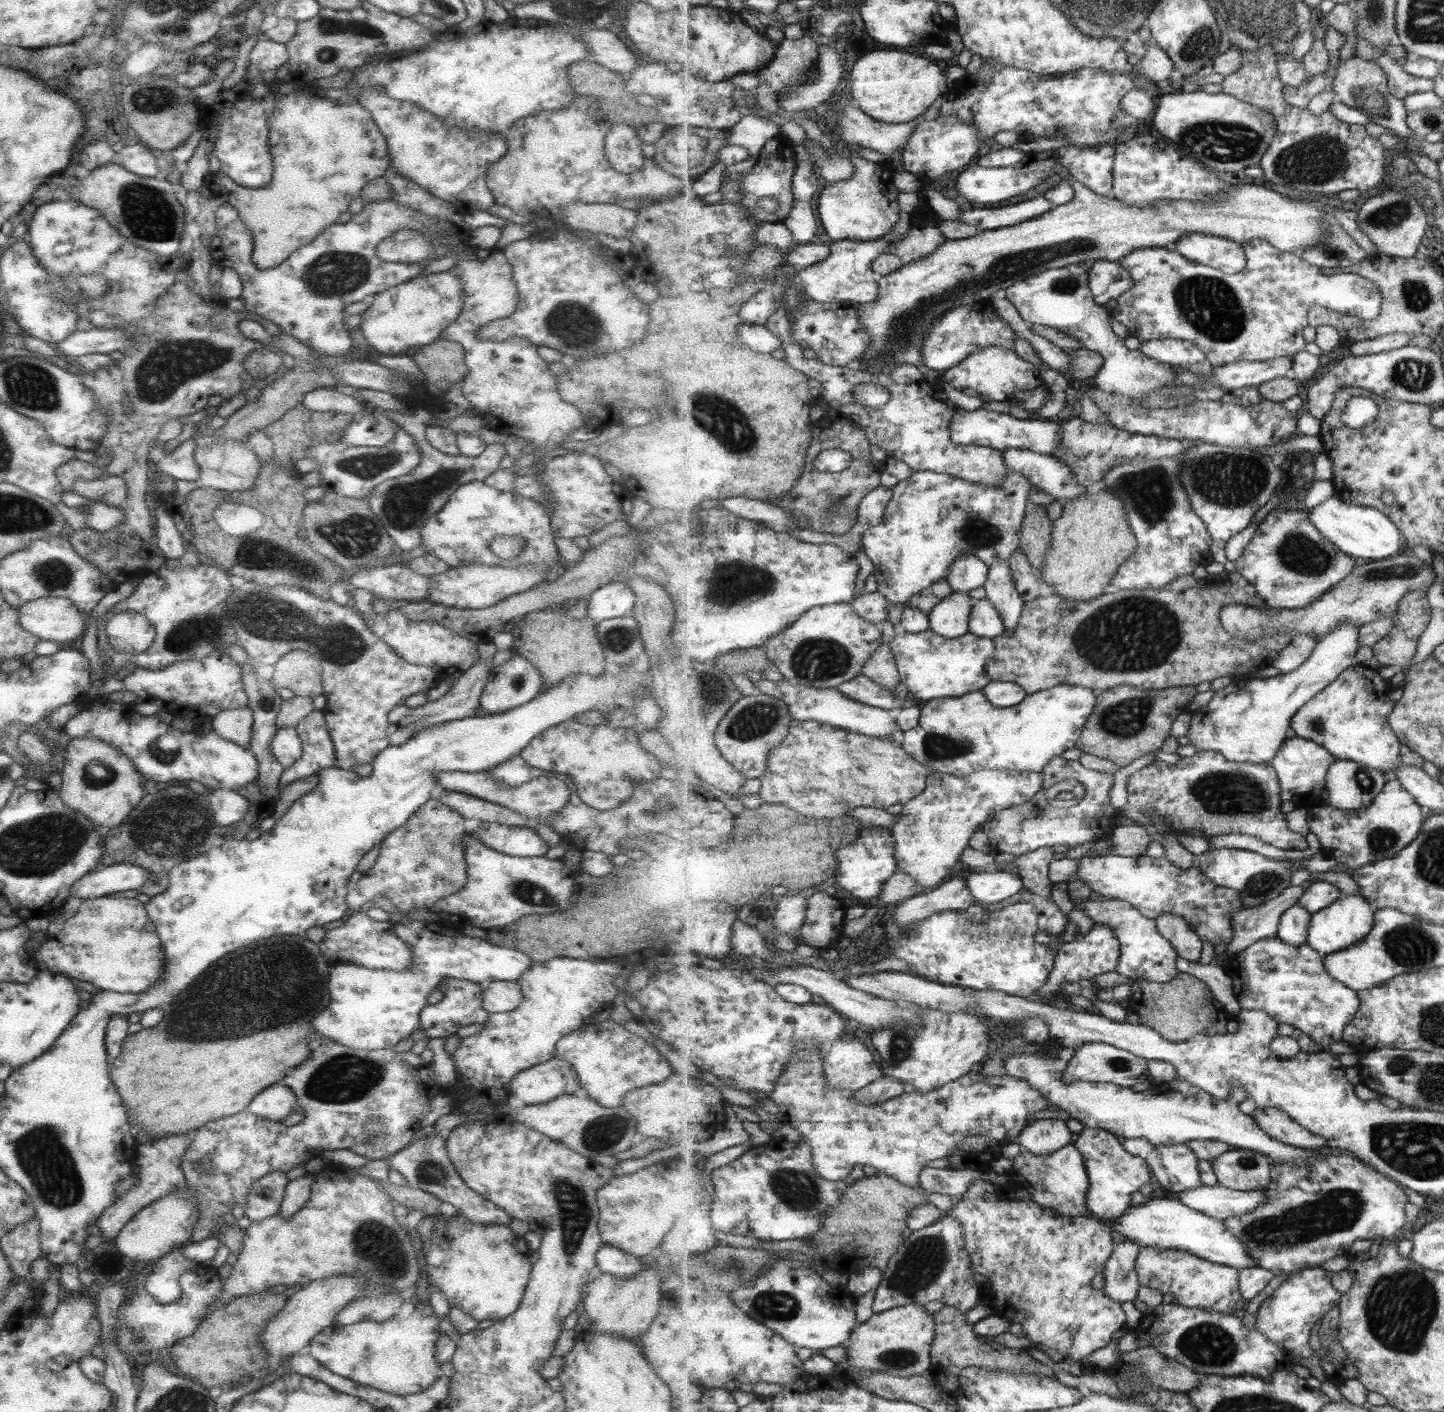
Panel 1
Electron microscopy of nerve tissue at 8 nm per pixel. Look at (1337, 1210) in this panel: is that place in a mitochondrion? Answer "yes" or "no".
yes

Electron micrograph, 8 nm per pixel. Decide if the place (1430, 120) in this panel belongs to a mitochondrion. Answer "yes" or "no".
yes

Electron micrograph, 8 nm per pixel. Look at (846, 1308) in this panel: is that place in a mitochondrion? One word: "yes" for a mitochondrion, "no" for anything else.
no

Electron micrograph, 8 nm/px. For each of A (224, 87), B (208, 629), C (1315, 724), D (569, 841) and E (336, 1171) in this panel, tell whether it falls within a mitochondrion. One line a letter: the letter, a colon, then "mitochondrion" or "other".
A: other
B: mitochondrion
C: mitochondrion
D: other
E: other

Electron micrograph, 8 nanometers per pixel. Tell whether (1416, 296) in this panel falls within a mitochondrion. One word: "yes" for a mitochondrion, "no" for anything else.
yes

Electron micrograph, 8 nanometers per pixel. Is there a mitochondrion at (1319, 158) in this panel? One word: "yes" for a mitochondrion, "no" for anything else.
yes

